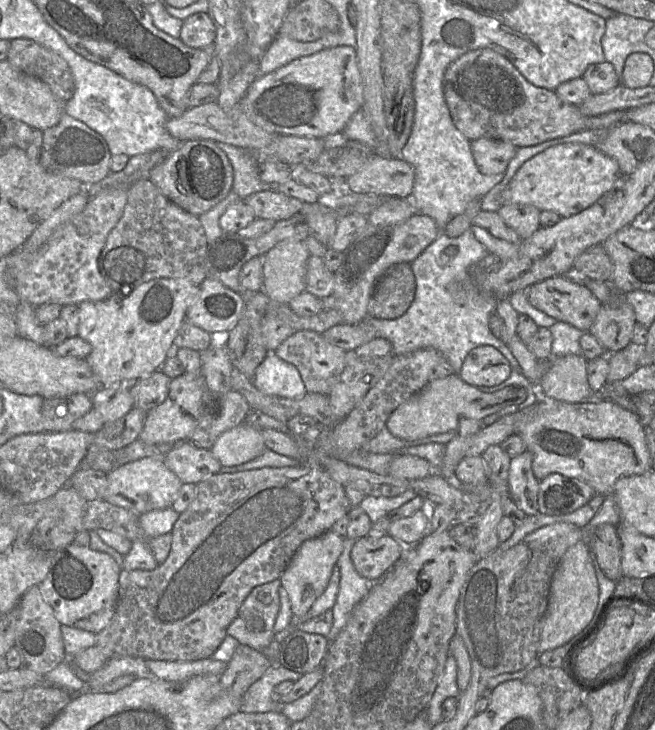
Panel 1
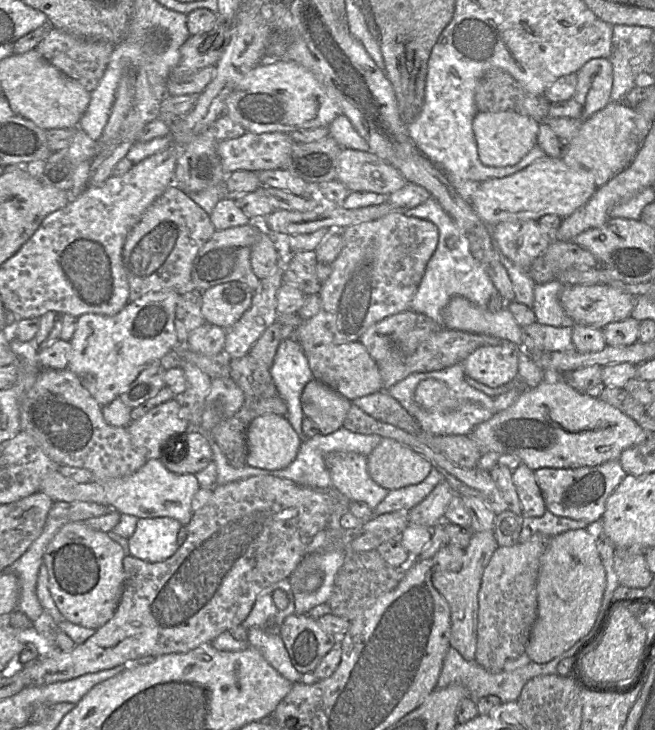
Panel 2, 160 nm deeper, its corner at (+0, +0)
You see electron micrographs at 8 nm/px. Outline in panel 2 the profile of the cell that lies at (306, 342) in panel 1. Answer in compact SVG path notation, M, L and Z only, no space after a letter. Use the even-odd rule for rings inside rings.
M359 341L318 345L312 348L303 348L303 351L314 380L324 383L351 402L383 389L379 366Z

